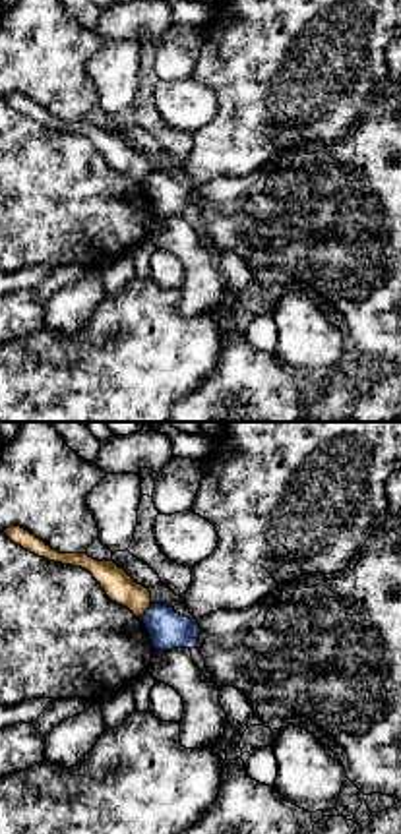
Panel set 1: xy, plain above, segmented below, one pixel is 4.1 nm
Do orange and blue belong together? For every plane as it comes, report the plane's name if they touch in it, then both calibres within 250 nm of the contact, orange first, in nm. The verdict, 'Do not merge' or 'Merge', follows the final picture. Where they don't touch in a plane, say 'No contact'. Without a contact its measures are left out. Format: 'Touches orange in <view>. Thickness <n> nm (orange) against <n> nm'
Touches orange in xy. Thickness 120 nm (orange) against 160 nm

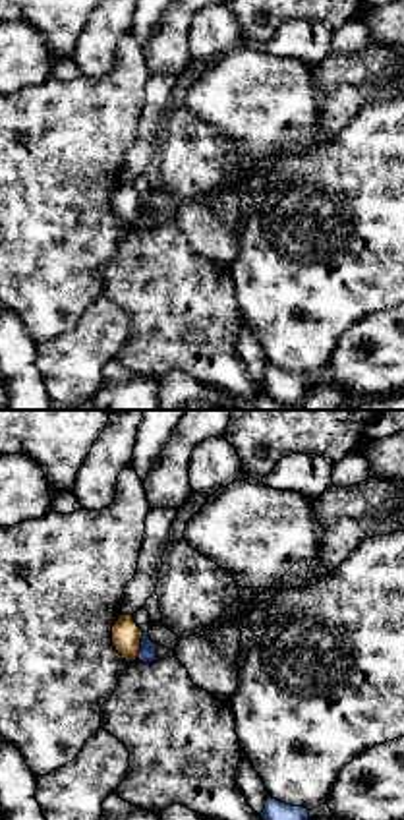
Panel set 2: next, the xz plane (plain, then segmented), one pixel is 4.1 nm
Touches orange in xz. Thickness 130 nm (orange) against 80 nm

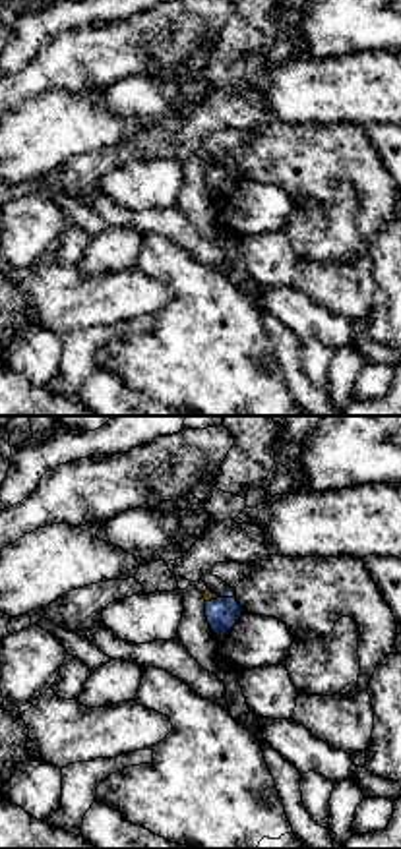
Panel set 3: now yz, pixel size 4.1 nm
Touches orange in yz. Thickness 40 nm (orange) against 130 nm

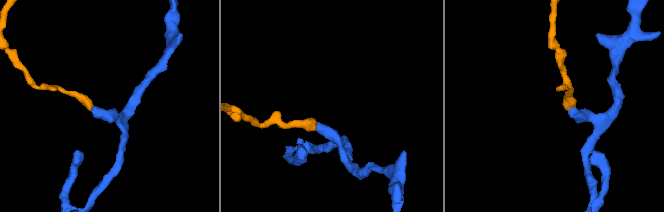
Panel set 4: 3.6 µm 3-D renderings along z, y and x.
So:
Do not merge

